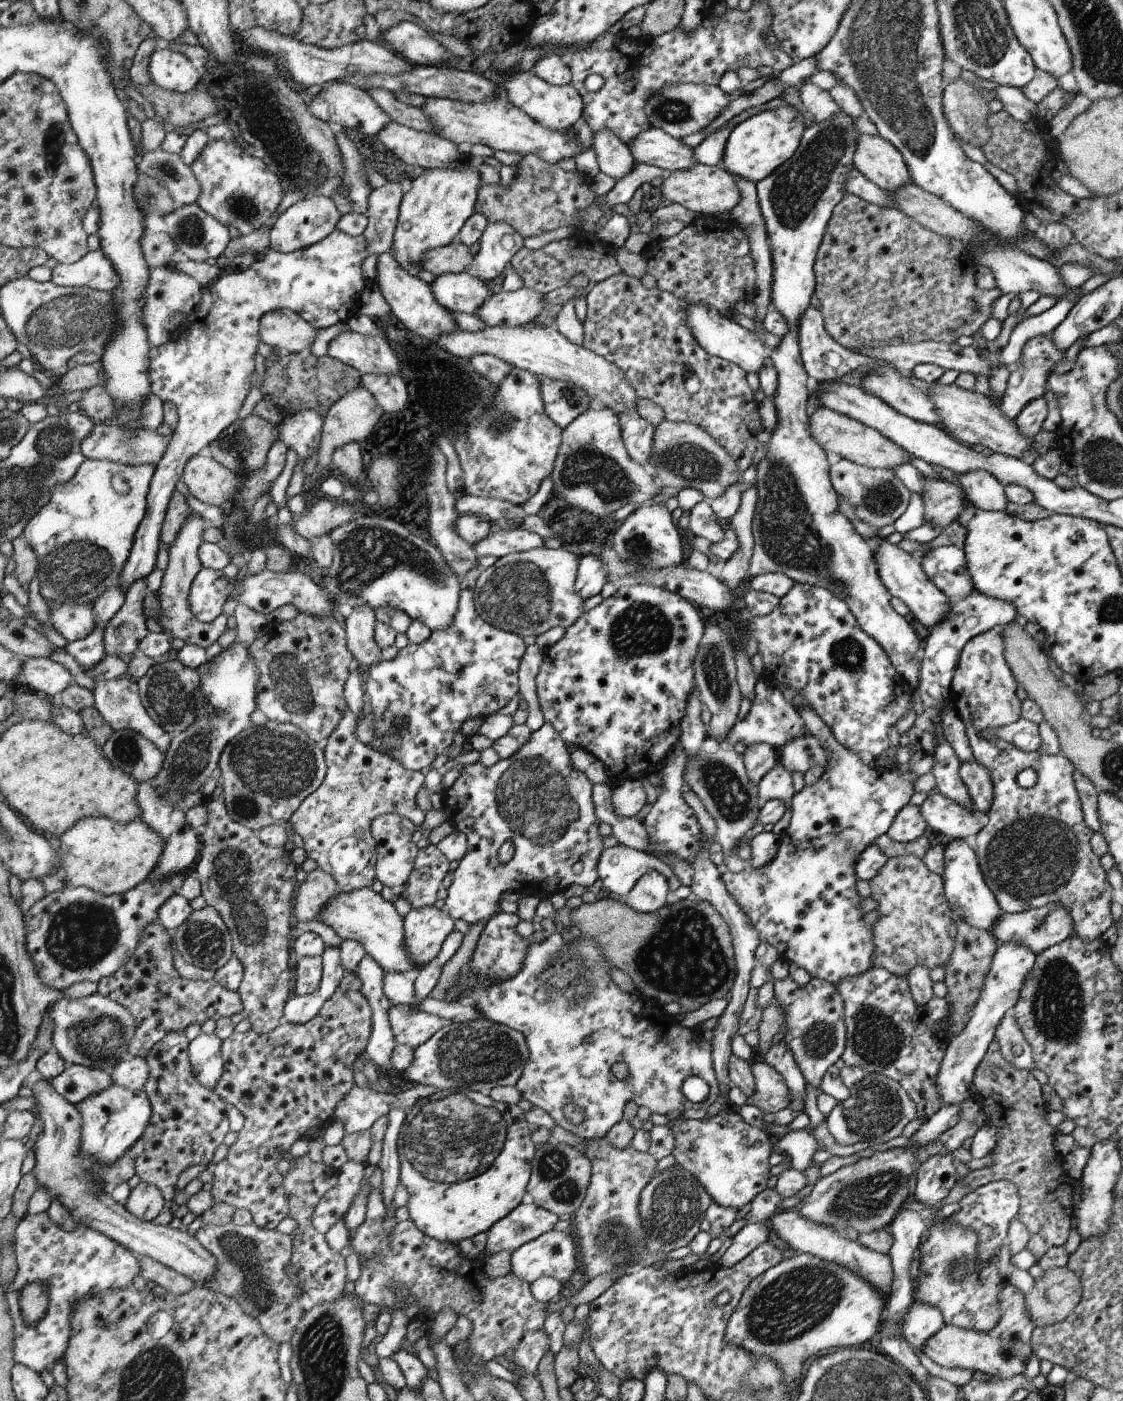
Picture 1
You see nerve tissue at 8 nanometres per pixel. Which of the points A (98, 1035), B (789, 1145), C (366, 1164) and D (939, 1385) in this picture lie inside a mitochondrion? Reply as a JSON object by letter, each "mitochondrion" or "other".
{"A":"mitochondrion","B":"other","C":"other","D":"other"}

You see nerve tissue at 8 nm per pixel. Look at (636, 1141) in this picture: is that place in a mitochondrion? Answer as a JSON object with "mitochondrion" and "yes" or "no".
{"mitochondrion":"no"}

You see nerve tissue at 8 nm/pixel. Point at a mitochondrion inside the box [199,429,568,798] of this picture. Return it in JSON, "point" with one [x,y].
{"point":[366,554]}

